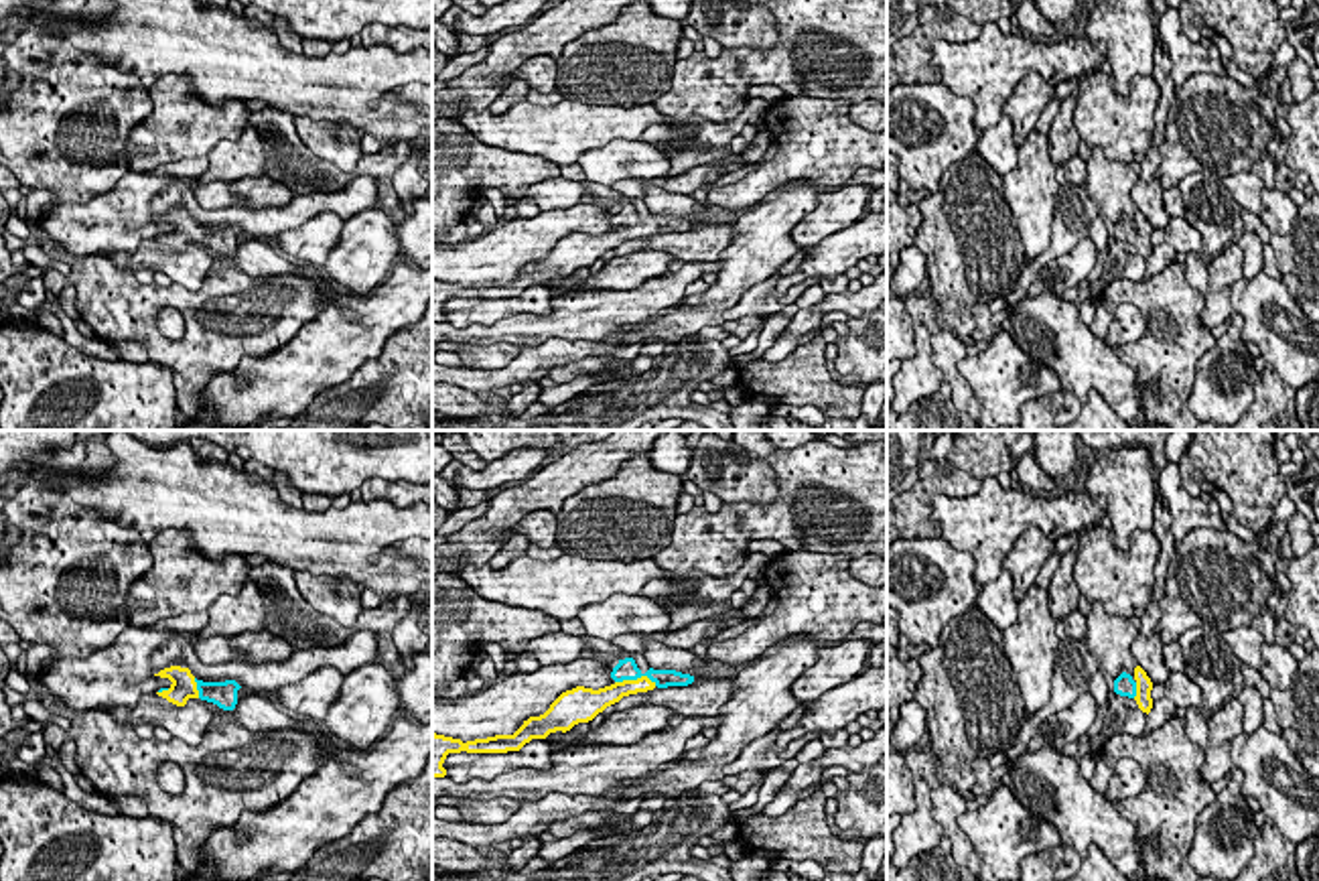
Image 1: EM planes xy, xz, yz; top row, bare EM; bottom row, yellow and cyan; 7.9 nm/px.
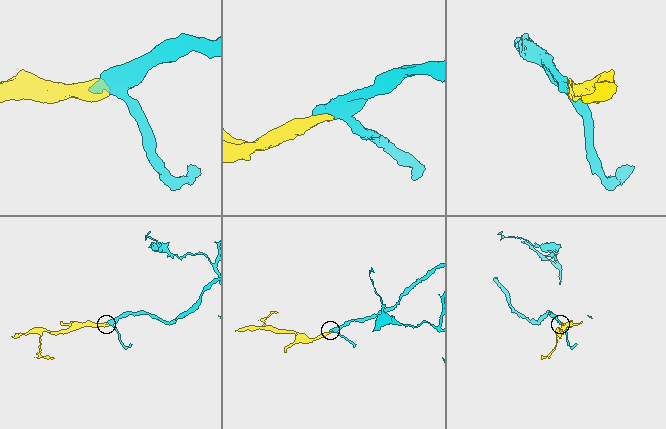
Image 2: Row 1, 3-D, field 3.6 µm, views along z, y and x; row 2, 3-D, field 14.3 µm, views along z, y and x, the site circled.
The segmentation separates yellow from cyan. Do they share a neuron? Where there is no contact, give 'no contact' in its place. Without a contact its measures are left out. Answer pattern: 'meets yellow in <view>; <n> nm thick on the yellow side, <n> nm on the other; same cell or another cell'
meets yellow in xz; 140 nm thick on the yellow side, 160 nm on the other; same cell

